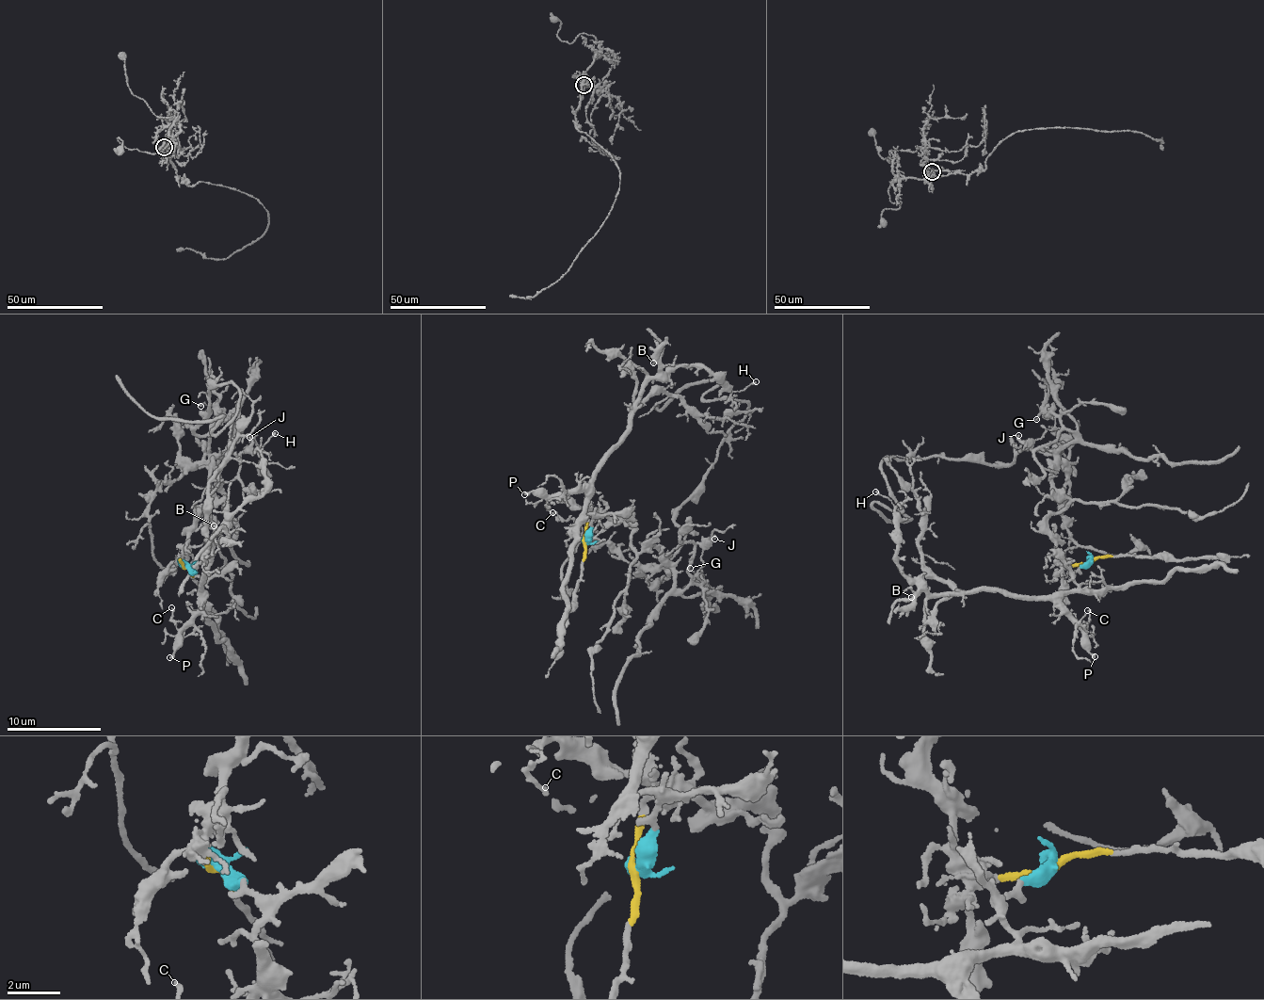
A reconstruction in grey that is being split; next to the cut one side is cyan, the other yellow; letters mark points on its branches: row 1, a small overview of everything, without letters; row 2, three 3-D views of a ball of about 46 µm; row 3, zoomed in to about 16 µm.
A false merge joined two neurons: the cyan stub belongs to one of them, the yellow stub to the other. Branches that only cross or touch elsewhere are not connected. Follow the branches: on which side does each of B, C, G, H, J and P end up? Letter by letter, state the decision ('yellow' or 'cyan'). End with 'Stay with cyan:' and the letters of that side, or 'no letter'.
B: cyan
C: cyan
G: yellow
H: cyan
J: yellow
P: cyan
Stay with cyan: B, C, H, P

